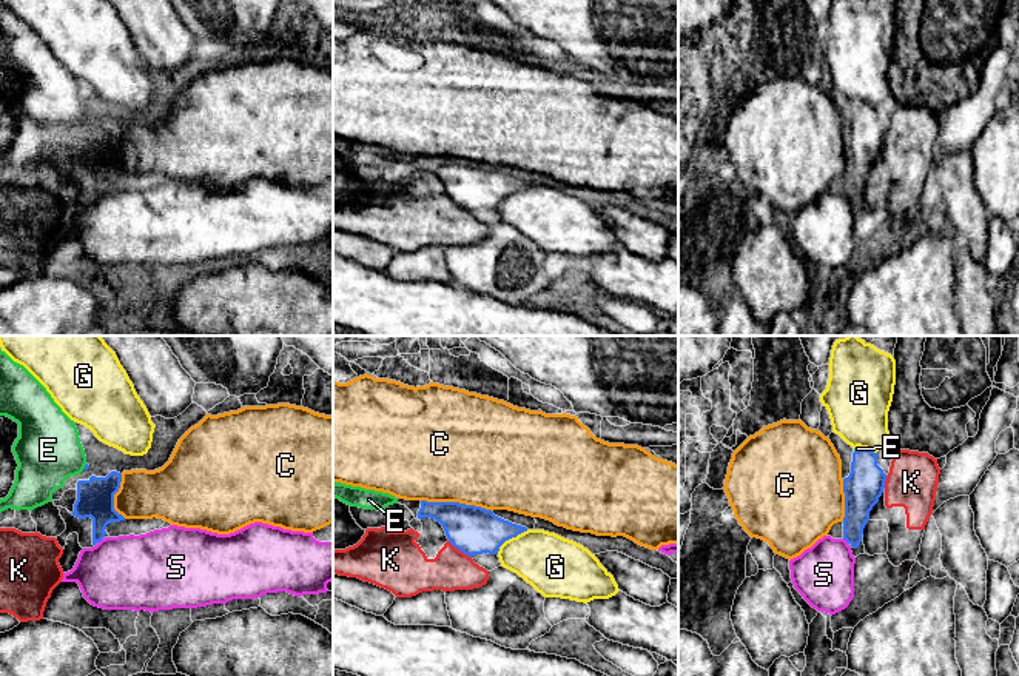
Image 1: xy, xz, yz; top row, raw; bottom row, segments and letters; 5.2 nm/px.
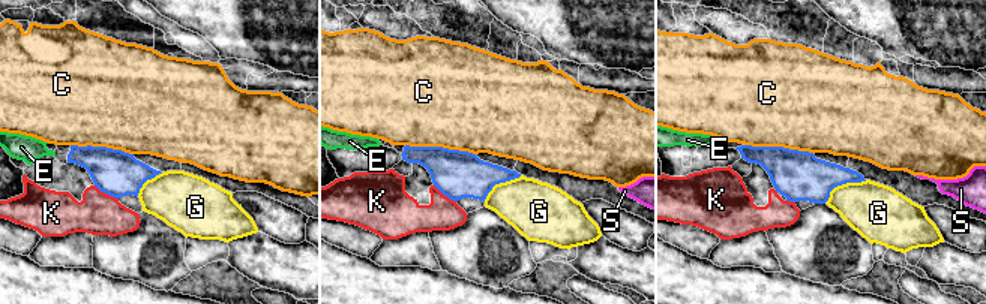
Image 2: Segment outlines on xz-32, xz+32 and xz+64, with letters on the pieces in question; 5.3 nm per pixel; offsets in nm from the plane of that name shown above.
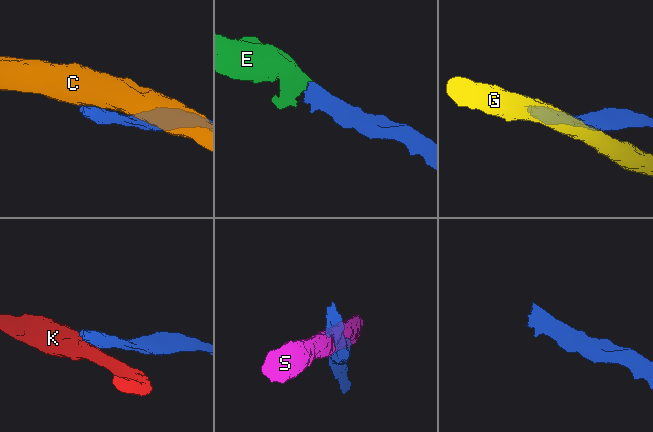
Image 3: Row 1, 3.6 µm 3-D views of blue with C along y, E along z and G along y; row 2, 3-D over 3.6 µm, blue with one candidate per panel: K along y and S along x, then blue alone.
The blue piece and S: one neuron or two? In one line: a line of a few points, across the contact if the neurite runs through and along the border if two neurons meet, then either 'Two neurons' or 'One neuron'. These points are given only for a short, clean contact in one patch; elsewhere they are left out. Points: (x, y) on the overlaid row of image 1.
Two neurons

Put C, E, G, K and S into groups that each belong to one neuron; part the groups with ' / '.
C S / E / G / K

